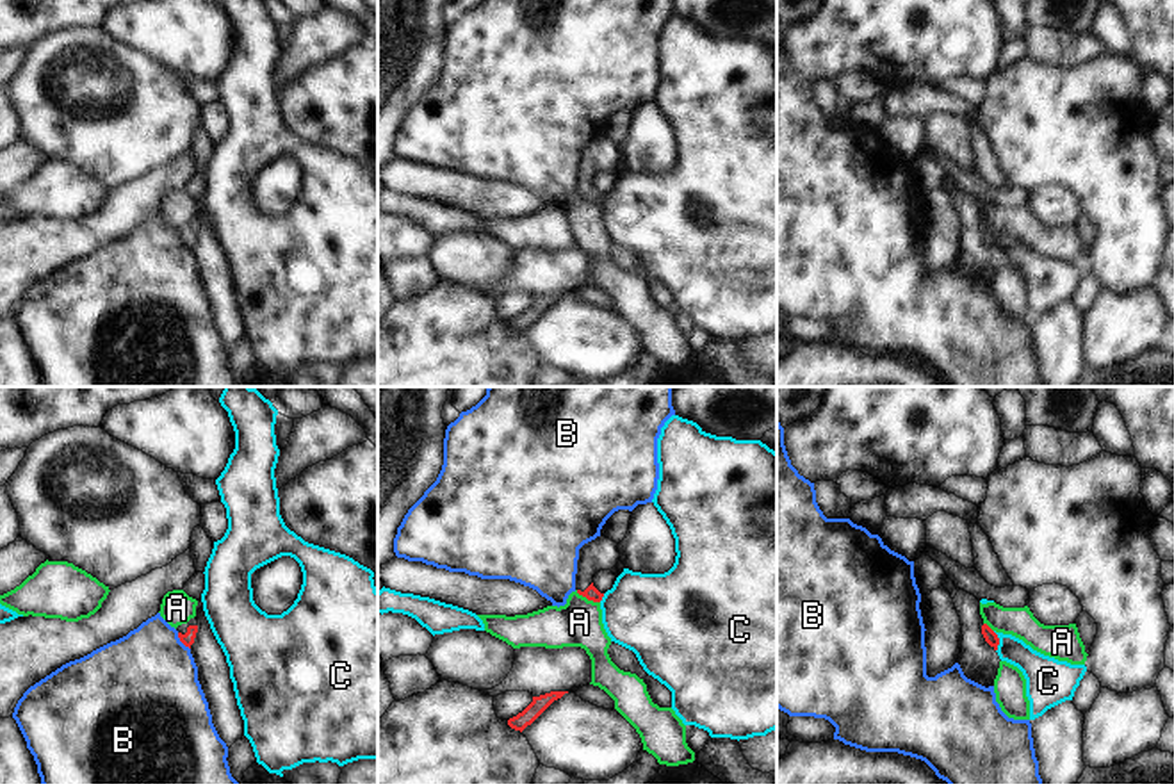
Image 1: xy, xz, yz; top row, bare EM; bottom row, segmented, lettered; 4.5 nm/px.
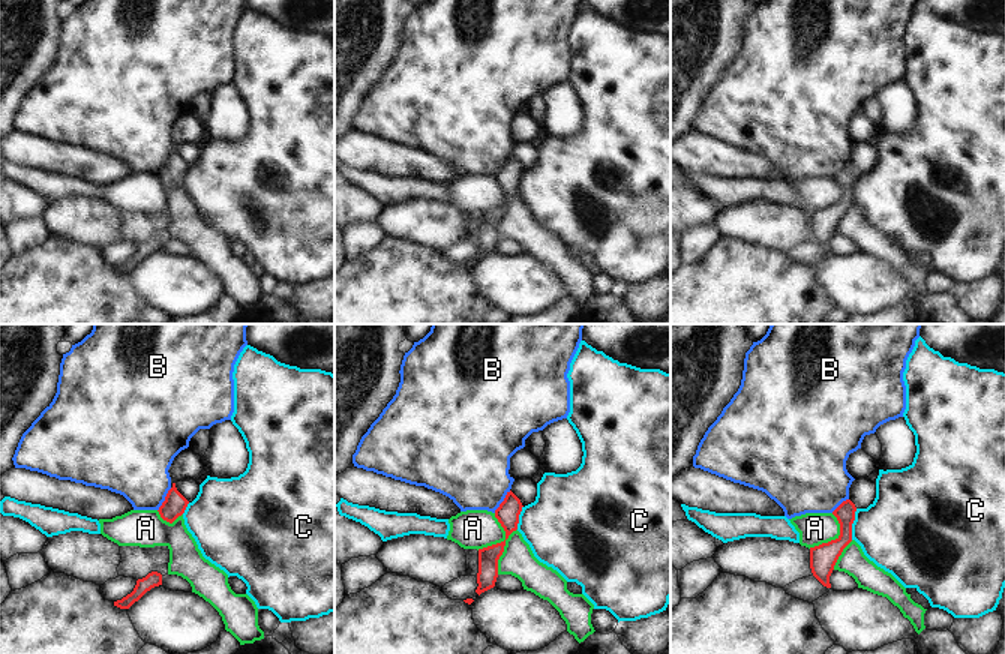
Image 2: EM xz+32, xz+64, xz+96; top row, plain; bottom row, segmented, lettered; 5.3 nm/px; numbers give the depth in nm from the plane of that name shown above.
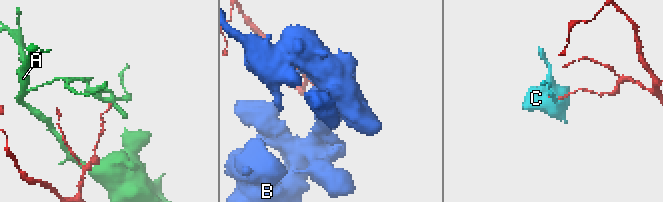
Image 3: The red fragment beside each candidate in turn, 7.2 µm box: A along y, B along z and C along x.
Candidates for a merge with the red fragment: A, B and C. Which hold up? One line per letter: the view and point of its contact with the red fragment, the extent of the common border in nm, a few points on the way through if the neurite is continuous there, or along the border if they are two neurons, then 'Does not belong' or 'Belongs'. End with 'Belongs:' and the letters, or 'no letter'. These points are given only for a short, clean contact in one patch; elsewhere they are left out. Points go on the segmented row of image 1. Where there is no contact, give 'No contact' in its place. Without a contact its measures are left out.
A: Touches red at xz (588, 599). Shared border 130 nm. Boundary: xz (576, 590), (599, 603). Does not belong
B: Touches red at xy (182, 642). Shared border 100 nm. Boundary: xy (177, 633), (189, 649). Does not belong
C: Touches red at yz (998, 642). Shared border 100 nm. Boundary: yz (993, 631), (998, 638), (996, 651). Does not belong
Belongs: no letter

